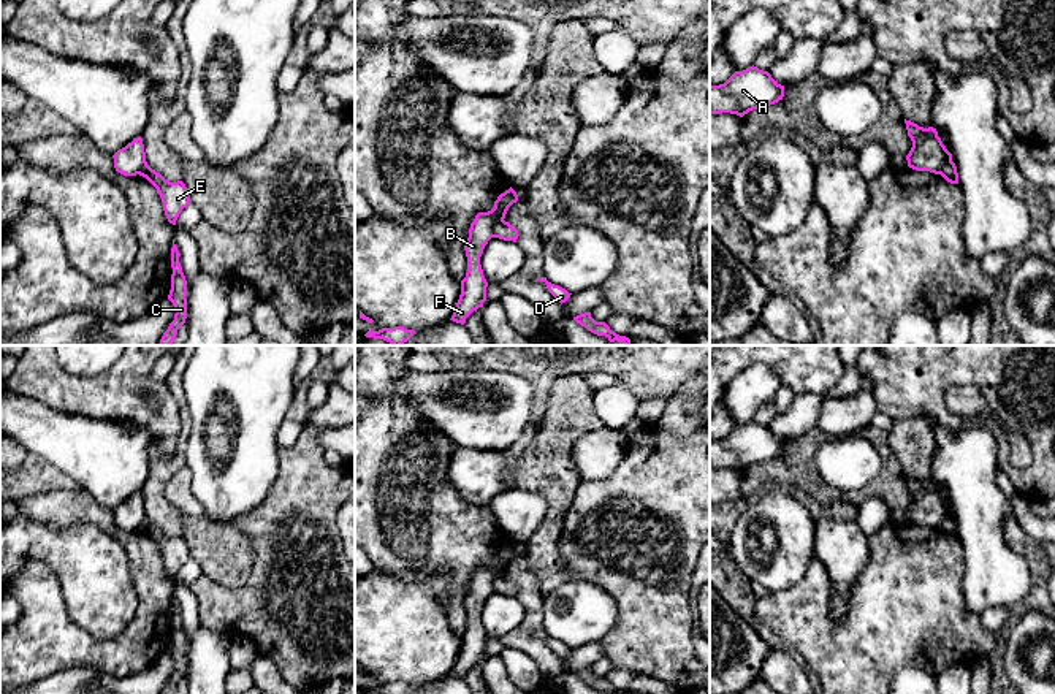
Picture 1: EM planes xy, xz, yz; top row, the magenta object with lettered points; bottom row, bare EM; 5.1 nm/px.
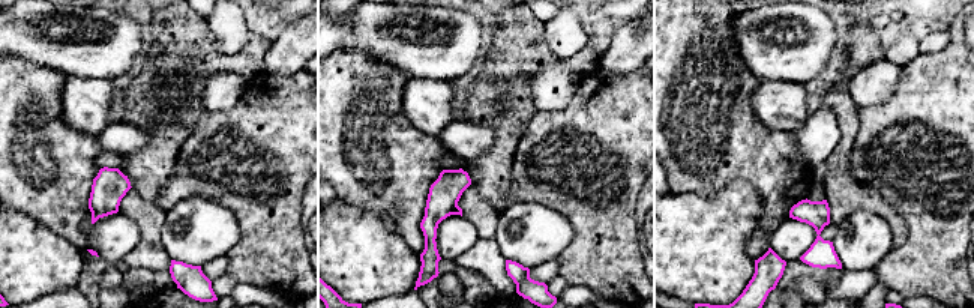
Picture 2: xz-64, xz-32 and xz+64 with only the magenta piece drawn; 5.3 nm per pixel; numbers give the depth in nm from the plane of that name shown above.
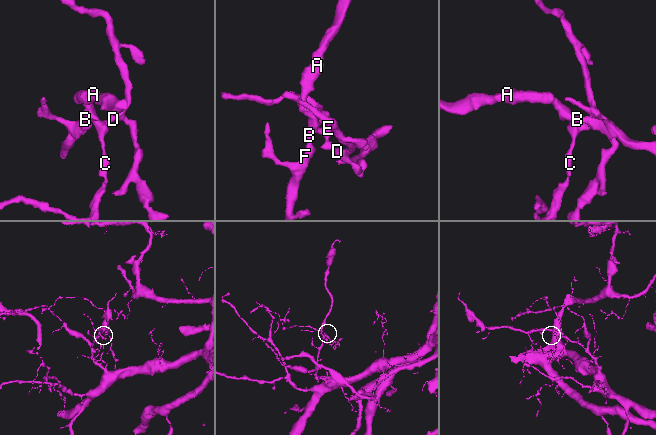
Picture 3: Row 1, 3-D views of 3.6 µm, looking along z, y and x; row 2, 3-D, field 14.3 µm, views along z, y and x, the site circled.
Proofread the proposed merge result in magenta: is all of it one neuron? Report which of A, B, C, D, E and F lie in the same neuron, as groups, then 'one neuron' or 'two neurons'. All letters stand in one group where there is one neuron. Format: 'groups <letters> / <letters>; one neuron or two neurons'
groups A B F / C D E; two neurons

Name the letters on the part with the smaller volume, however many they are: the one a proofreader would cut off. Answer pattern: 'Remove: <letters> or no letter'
Remove: C, D, E

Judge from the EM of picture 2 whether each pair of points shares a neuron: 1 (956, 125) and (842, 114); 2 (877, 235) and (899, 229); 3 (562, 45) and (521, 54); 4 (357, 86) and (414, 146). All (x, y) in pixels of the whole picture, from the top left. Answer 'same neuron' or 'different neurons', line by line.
1: different neurons
2: different neurons
3: different neurons
4: same neuron

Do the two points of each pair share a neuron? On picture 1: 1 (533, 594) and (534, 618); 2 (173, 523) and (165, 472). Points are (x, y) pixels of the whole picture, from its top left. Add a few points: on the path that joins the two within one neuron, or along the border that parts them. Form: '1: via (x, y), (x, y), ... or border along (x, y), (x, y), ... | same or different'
1: border along (542, 607), (528, 613) | different
2: via (160, 510), (157, 507), (157, 485) | same

